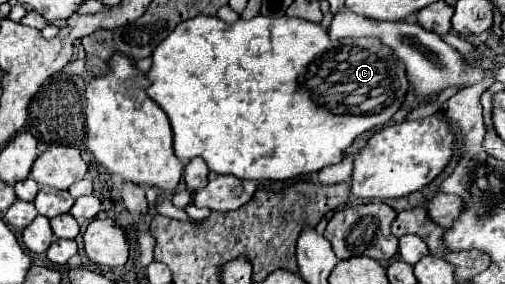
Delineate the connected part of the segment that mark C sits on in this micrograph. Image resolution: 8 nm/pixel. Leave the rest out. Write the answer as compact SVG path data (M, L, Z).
M197 16L187 22L181 22L153 52L153 68L147 72L147 78L151 80L151 88L147 90L149 98L153 98L163 112L169 116L173 126L173 148L175 156L181 160L191 160L201 156L209 170L217 174L233 174L237 178L247 180L277 180L277 182L289 182L297 180L301 176L309 176L319 172L325 166L339 164L343 160L343 152L353 144L353 140L367 132L373 126L379 126L383 122L389 122L393 114L403 106L405 94L409 92L411 82L407 82L407 74L403 70L403 62L395 58L395 52L389 46L381 46L379 38L343 38L331 42L327 28L321 24L313 24L299 18L267 18L267 16L255 16L251 20L239 18L235 24L227 24L219 20L217 16Z

